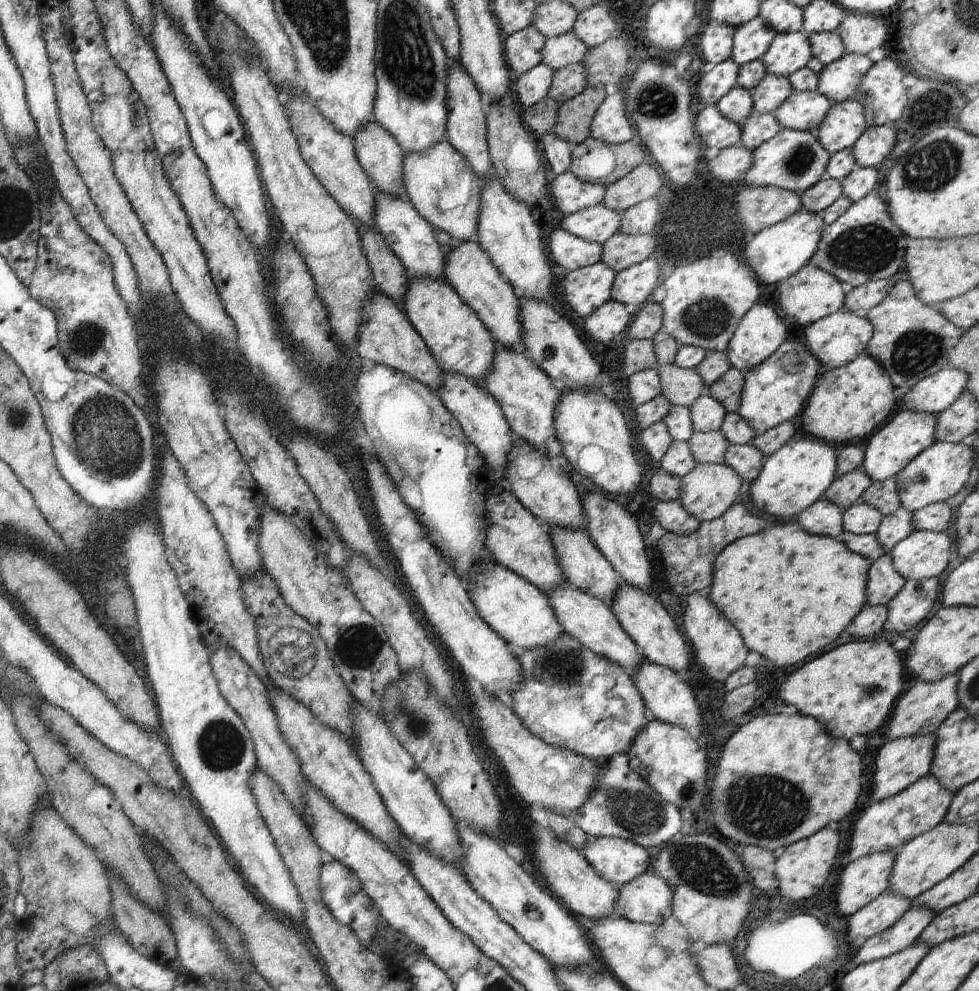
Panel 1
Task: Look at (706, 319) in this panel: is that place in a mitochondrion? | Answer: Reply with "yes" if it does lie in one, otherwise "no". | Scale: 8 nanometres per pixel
yes

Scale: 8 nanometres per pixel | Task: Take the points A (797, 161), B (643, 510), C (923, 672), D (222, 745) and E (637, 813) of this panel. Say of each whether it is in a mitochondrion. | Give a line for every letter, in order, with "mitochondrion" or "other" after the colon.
A: mitochondrion
B: other
C: other
D: mitochondrion
E: mitochondrion

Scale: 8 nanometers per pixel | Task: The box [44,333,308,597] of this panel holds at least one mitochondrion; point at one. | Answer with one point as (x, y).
(105, 434)

